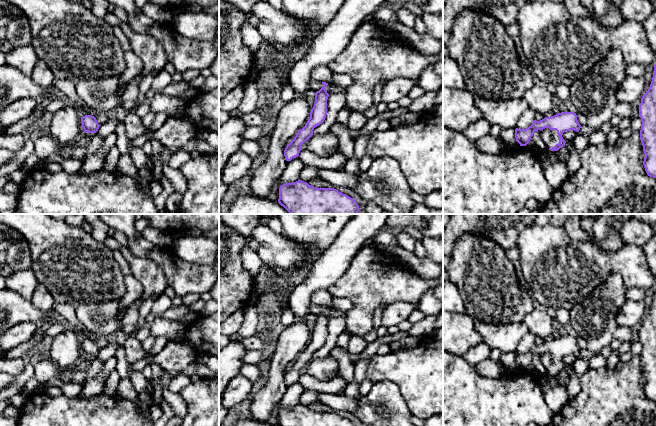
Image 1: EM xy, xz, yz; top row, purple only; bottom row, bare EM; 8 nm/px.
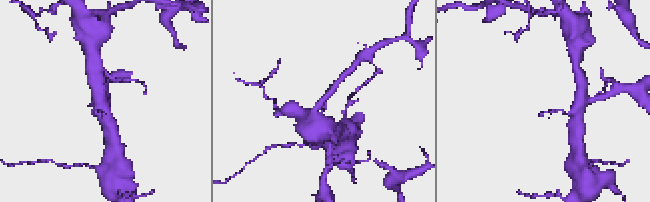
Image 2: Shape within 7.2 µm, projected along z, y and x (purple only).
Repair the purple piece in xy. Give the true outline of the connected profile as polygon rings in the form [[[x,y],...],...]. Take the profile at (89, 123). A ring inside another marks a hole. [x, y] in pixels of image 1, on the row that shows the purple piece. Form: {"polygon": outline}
{"polygon": [[[85,115],[81,118],[81,124],[84,132],[96,133],[100,127],[96,118],[92,115]]]}

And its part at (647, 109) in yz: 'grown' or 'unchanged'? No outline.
unchanged

